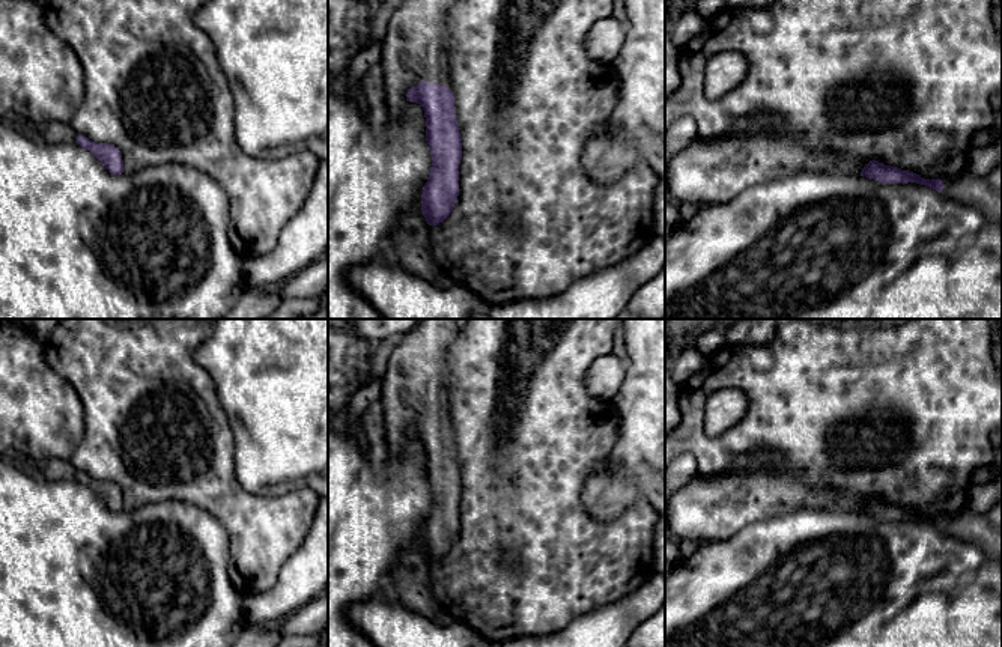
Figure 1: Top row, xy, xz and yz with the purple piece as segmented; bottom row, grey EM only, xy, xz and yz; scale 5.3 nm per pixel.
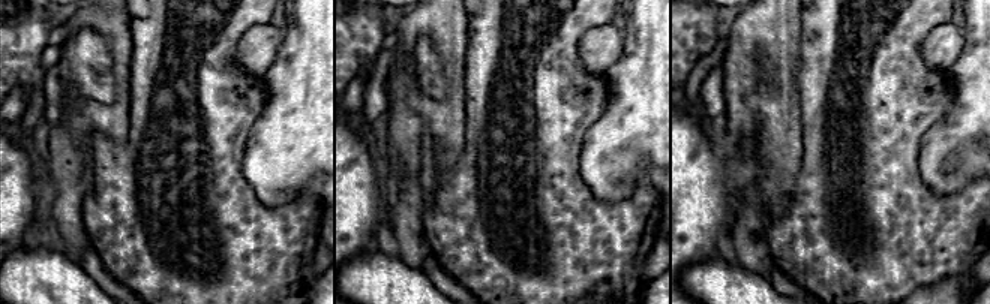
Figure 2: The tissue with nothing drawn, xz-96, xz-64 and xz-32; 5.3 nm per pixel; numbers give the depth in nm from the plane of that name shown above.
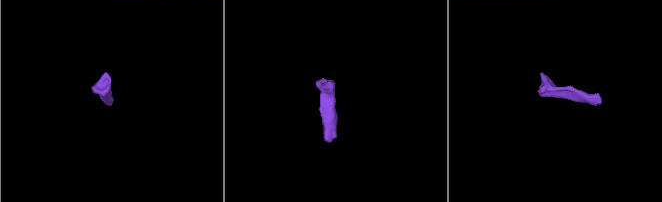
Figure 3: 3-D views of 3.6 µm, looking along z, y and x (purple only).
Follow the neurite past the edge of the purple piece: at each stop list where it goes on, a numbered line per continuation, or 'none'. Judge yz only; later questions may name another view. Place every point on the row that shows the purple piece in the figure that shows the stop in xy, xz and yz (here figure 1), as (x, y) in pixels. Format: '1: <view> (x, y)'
1: yz (986, 194)

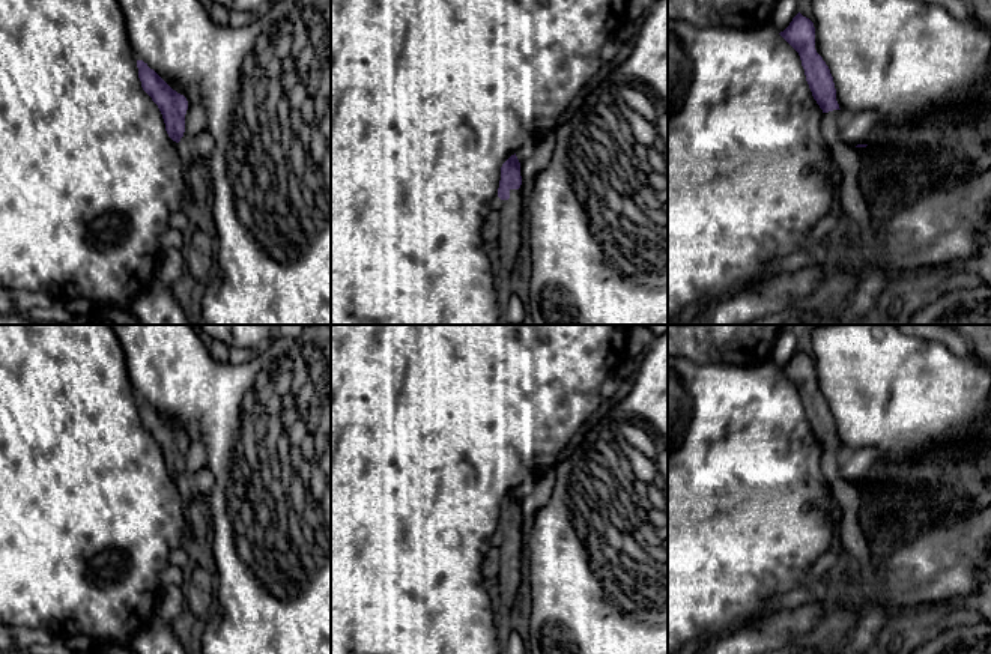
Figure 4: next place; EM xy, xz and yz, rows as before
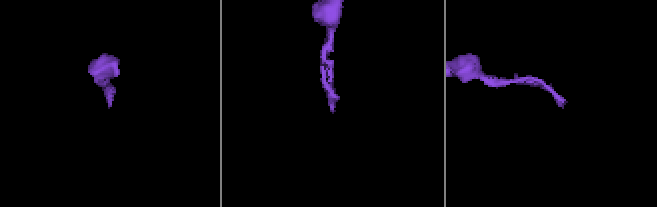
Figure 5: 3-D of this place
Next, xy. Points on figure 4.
none

